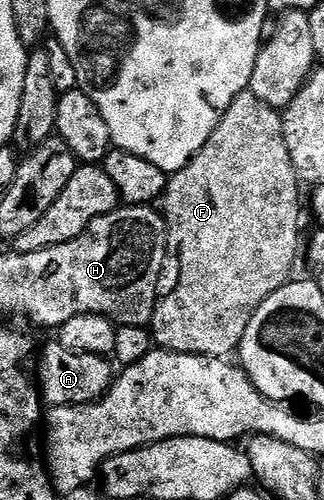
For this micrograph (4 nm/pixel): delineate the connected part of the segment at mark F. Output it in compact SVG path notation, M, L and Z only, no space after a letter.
M246 90L243 94L239 94L239 98L235 98L231 102L231 106L227 106L219 126L215 126L211 138L207 138L207 142L201 147L199 154L195 154L195 158L191 158L191 162L187 162L187 166L183 166L177 172L172 173L169 176L169 184L165 188L163 197L165 231L172 247L173 244L177 247L178 268L177 285L166 296L164 293L158 299L153 311L151 331L154 345L158 349L214 358L232 357L232 352L234 355L240 349L241 339L243 334L247 334L247 326L251 322L255 310L259 310L259 306L263 306L263 302L268 296L275 294L275 290L279 290L285 284L290 283L291 277L294 275L292 272L293 263L297 260L297 247L300 244L302 247L303 244L303 236L301 240L301 192L297 187L299 187L297 171L291 162L291 154L287 154L287 142L283 138L281 112L271 107L267 102L259 102L259 98L255 98L255 94L251 91Z

